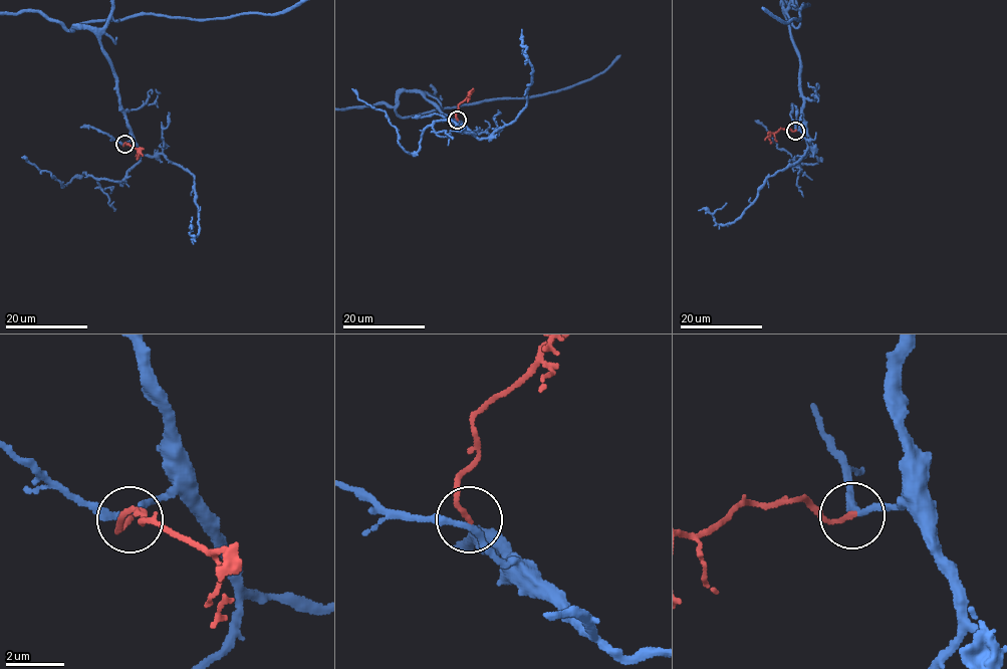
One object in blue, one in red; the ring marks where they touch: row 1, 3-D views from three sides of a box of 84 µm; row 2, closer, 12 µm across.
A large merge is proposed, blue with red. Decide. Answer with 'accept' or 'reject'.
accept

